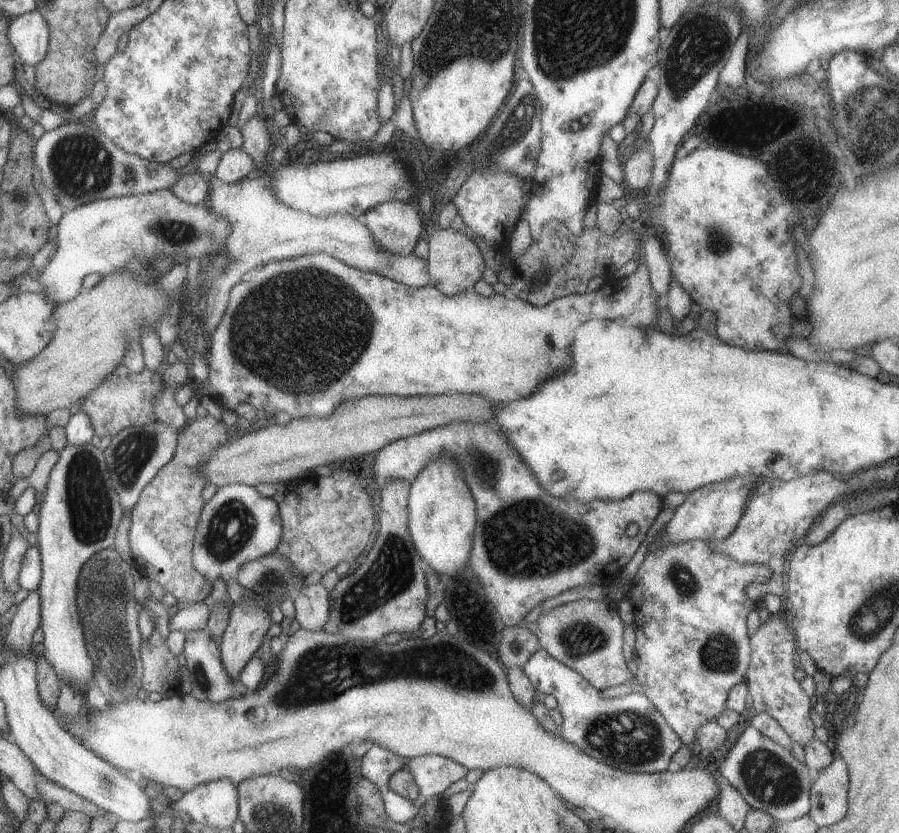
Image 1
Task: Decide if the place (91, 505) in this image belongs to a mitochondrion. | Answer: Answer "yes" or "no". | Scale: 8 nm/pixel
yes

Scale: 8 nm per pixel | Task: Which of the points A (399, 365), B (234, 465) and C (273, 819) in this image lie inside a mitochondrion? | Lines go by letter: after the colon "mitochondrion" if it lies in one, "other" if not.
A: other
B: other
C: mitochondrion

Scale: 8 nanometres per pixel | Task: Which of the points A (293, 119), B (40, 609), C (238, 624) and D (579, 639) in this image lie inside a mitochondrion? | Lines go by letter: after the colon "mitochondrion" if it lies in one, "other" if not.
A: other
B: other
C: other
D: mitochondrion

